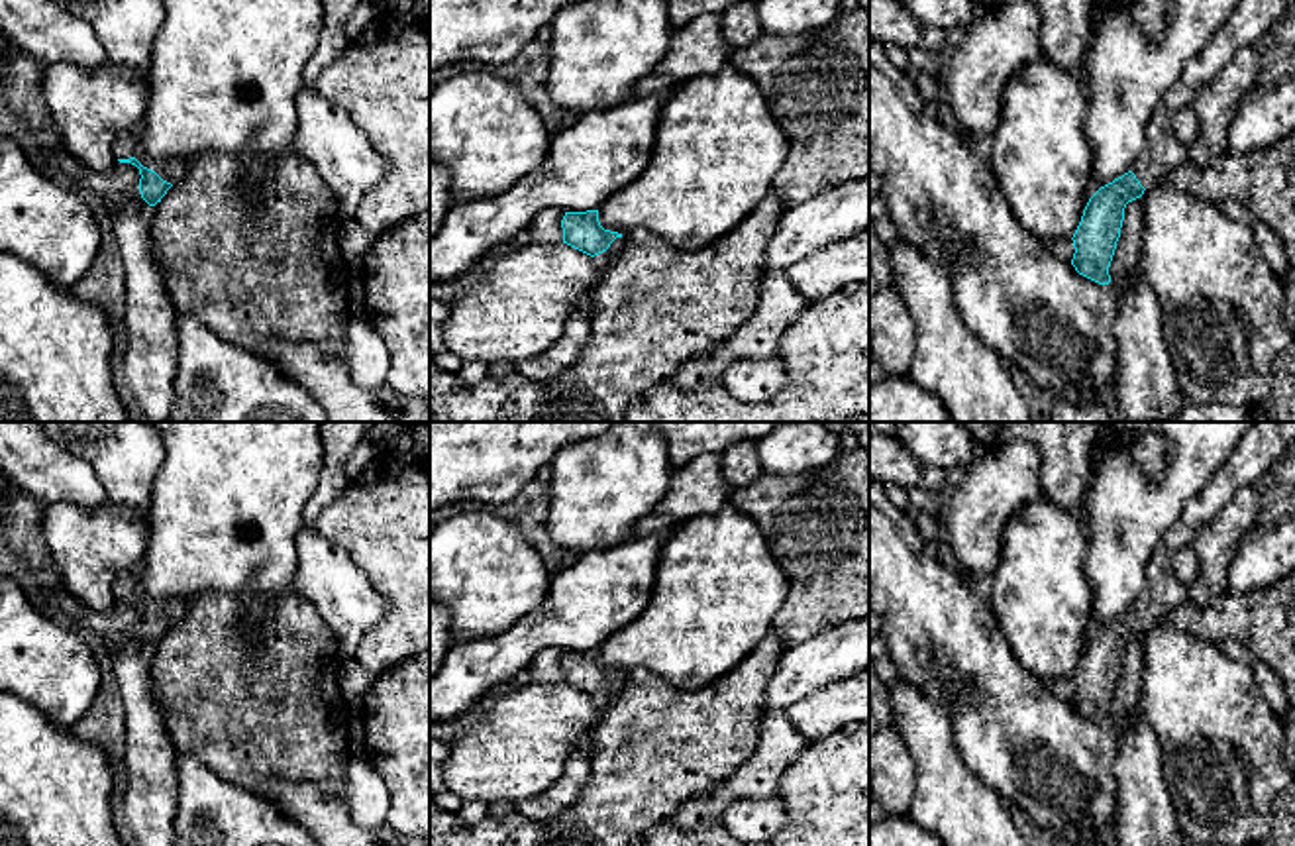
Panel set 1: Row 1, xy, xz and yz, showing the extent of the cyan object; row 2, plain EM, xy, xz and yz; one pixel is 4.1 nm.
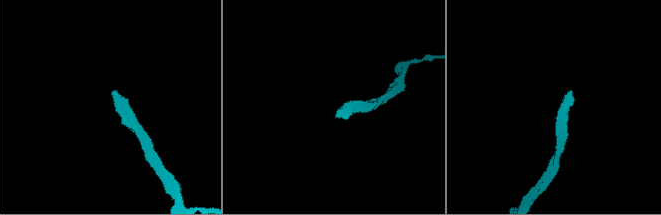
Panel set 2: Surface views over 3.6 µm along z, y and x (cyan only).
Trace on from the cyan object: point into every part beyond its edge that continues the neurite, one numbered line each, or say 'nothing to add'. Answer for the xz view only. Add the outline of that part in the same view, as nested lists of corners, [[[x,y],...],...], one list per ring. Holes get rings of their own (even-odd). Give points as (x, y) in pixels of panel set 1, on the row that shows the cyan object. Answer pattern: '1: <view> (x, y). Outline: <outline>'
1: xz (603, 262). Outline: [[[616,238],[606,251],[593,257],[595,267],[600,271],[600,275],[604,275],[606,269],[612,265],[614,257],[622,249],[622,243],[624,243],[624,238]]]

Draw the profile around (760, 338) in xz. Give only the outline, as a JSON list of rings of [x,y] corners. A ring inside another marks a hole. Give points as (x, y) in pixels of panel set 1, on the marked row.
[[[783,271],[767,273],[757,289],[757,306],[751,318],[710,353],[687,359],[667,381],[679,391],[695,391],[720,383],[722,373],[734,361],[779,359],[781,340],[804,306],[804,296],[791,287]]]

